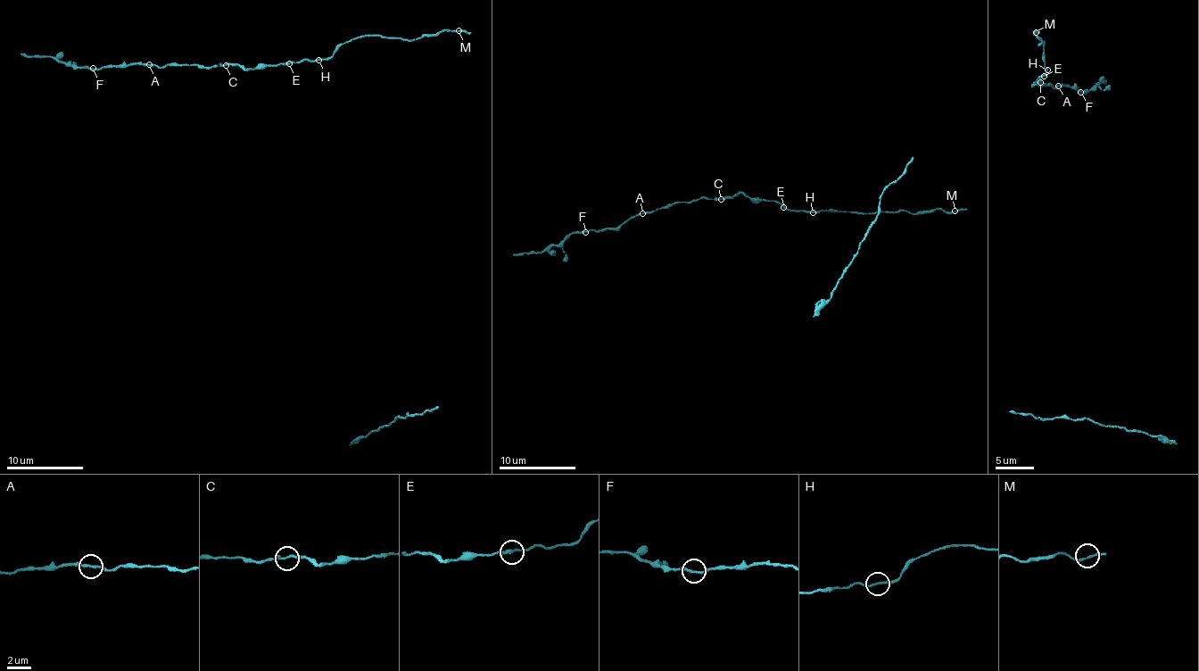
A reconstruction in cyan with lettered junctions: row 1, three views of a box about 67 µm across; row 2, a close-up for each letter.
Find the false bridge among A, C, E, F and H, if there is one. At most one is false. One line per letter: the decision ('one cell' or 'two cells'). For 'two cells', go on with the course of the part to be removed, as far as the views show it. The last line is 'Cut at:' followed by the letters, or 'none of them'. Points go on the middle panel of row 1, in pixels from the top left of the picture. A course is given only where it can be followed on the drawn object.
A: one cell
C: one cell
E: one cell
F: one cell
H: one cell
Cut at: none of them

